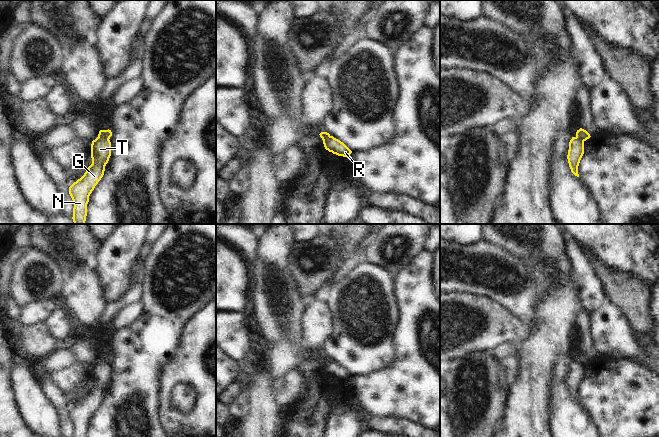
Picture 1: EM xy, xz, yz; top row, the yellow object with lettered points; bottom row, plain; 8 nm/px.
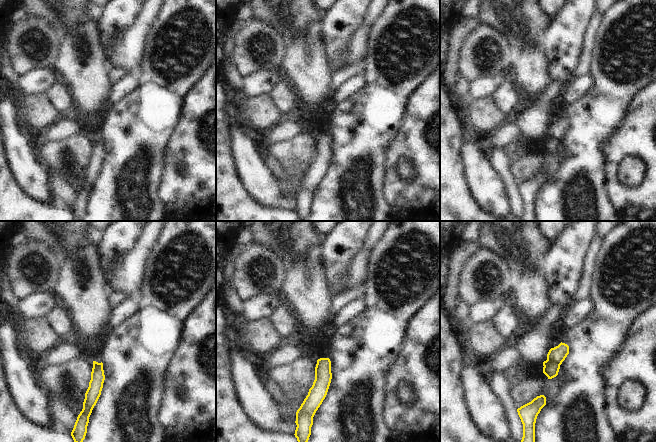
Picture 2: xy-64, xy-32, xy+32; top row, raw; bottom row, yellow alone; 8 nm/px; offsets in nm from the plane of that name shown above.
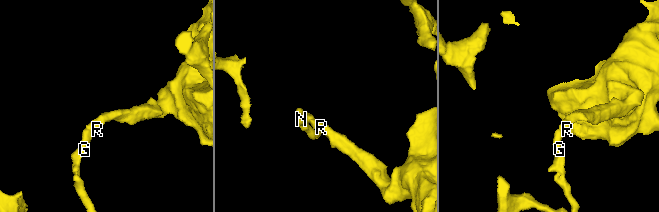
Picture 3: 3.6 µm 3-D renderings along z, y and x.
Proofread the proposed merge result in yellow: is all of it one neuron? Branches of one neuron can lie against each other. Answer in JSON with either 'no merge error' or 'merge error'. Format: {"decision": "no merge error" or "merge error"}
{"decision": "merge error"}

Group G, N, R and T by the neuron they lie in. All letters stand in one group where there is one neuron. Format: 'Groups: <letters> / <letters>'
Groups: G N T / R.

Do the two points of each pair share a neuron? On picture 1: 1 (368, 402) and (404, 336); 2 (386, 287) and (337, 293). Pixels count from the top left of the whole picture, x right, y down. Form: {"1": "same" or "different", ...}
{"1": "same", "2": "same"}

